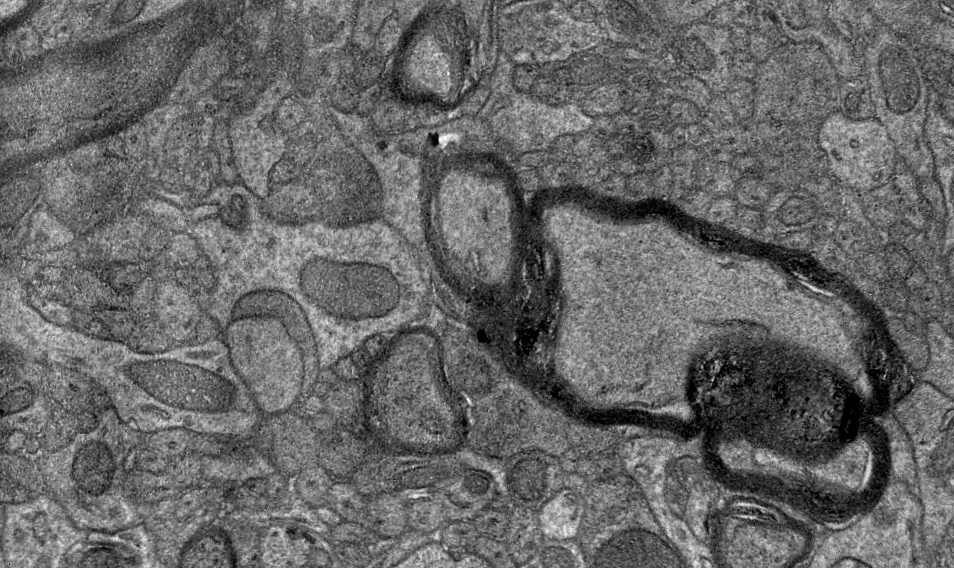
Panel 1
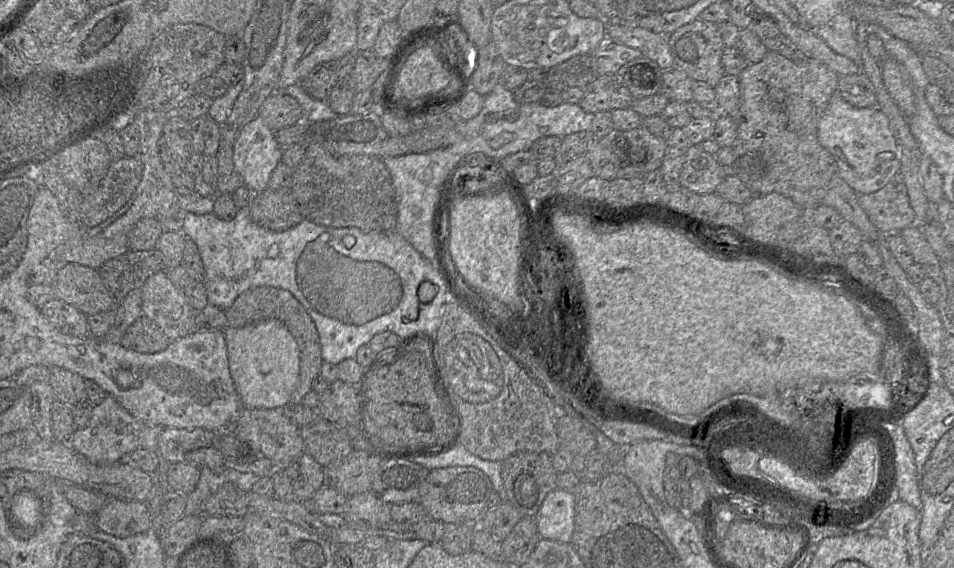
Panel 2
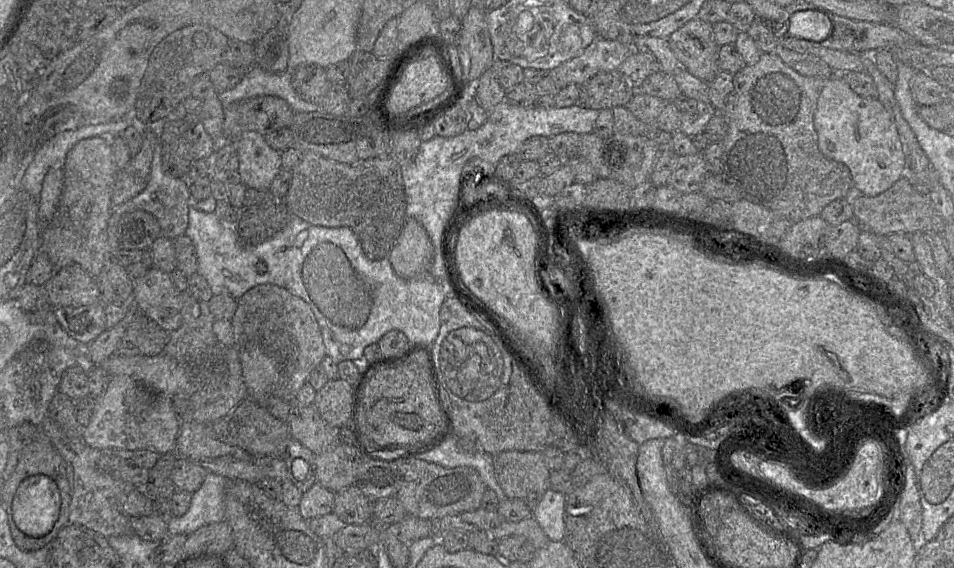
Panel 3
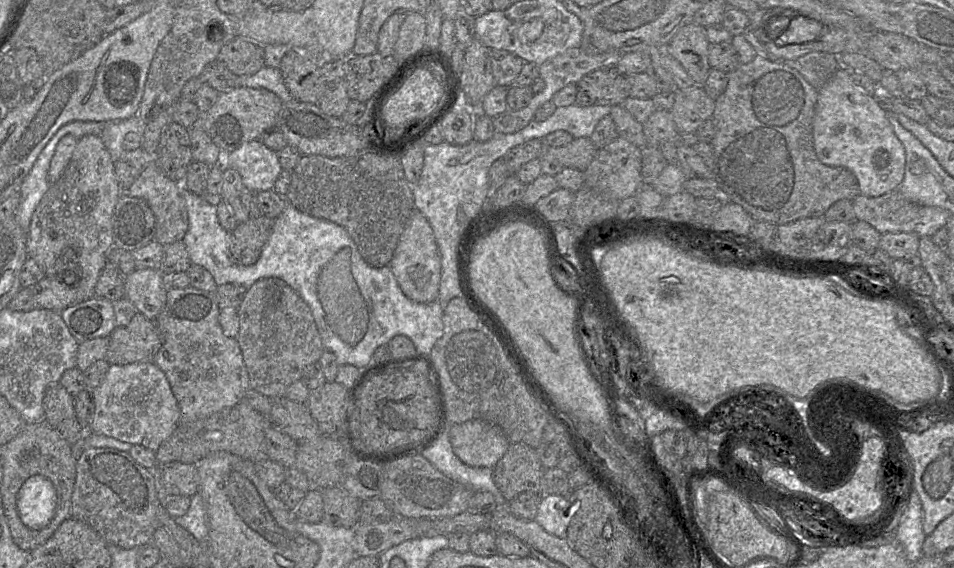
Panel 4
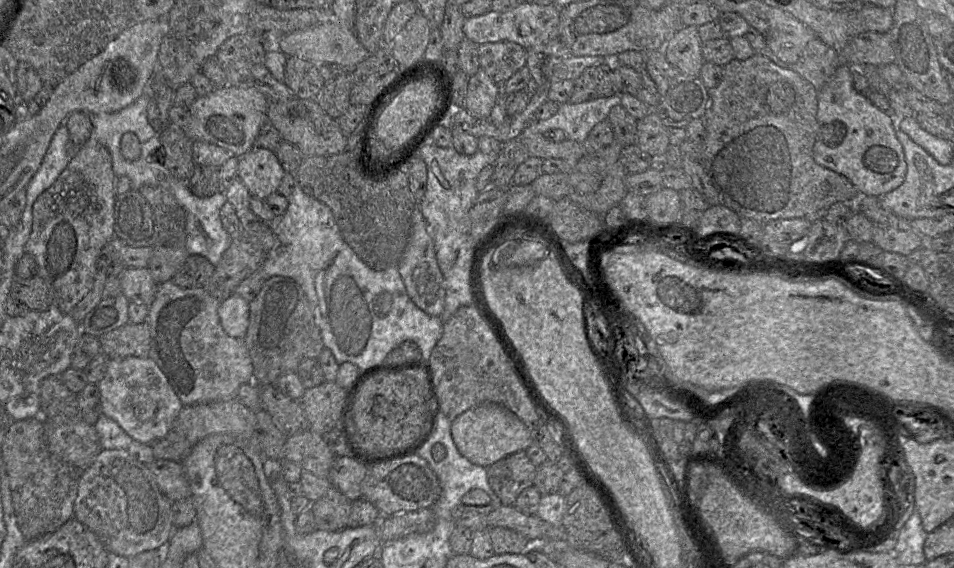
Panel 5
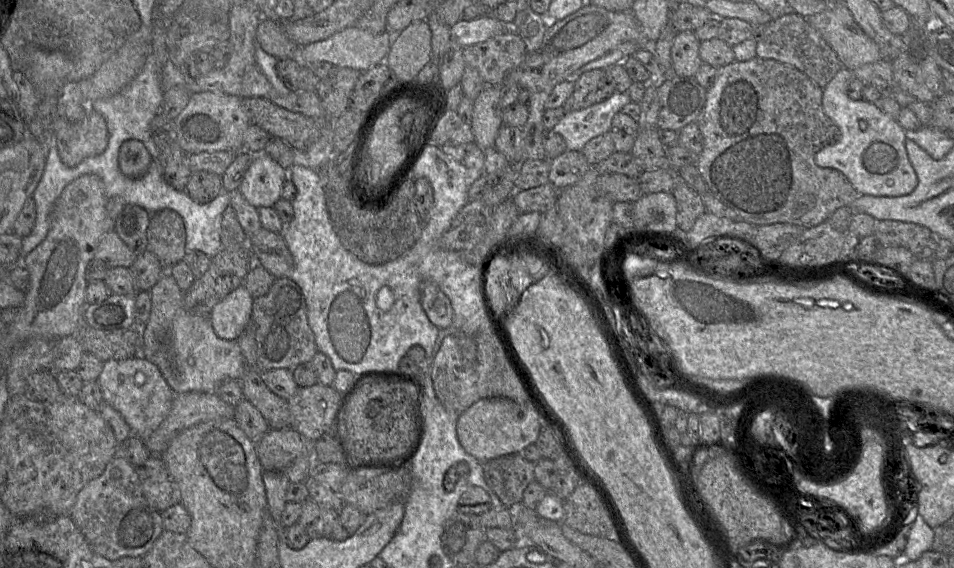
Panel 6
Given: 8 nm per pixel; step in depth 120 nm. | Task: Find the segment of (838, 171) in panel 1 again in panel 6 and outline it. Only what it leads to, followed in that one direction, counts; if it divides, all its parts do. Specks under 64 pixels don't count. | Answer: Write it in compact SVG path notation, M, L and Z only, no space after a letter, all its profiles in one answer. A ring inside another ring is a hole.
M841 68L824 87L822 107L839 131L838 141L822 148L815 155L821 168L840 171L852 184L858 195L898 197L912 193L918 177L908 158L905 141L906 130L874 104L863 99L852 100L847 94L853 72Z

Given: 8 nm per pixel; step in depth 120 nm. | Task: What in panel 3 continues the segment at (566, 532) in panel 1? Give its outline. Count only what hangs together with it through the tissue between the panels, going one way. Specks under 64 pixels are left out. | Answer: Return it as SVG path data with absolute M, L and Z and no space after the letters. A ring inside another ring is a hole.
M548 489L533 510L532 516L550 541L564 541L565 513L568 510L567 496L553 489Z

